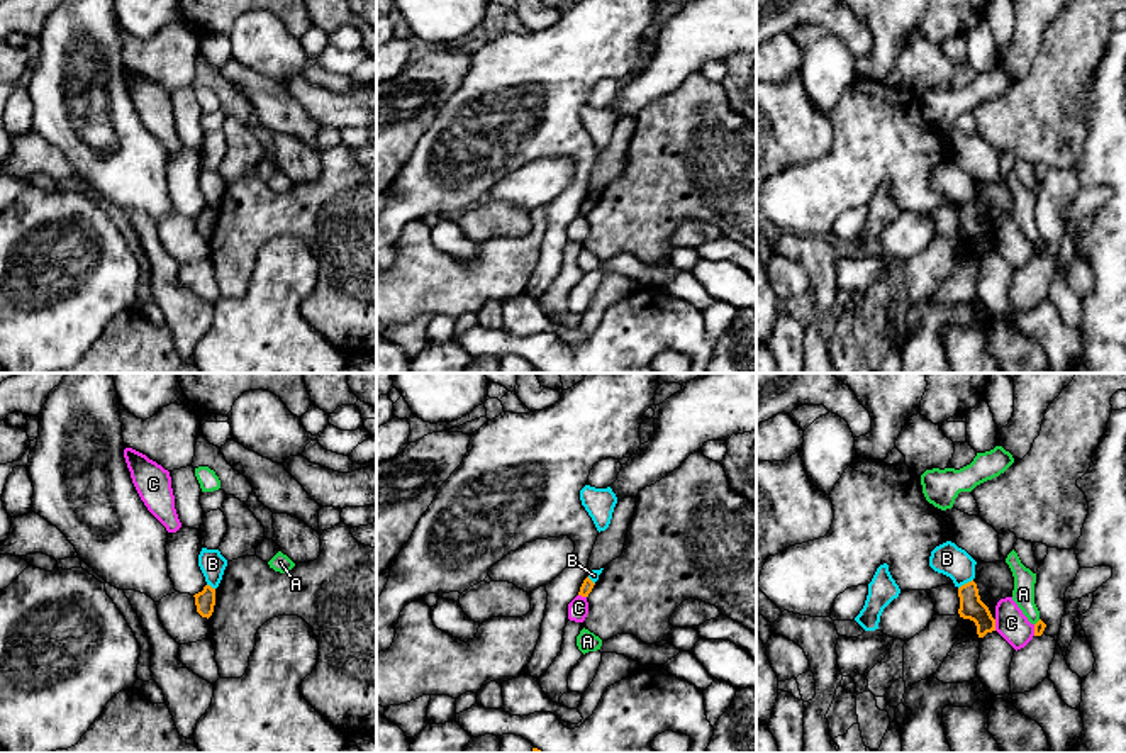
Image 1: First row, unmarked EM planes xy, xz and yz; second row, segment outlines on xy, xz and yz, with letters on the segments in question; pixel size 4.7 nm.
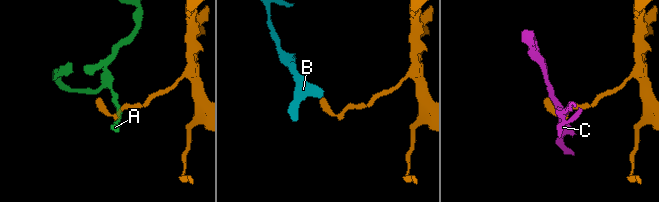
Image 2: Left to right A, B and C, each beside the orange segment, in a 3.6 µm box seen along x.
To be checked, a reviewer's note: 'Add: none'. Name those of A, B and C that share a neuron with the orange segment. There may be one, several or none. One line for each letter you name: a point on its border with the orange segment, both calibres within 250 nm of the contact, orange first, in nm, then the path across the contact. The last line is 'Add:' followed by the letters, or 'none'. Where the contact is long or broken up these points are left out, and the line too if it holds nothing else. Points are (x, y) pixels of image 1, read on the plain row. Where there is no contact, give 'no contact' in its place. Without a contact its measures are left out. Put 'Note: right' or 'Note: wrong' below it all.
Add: none
Note: right

